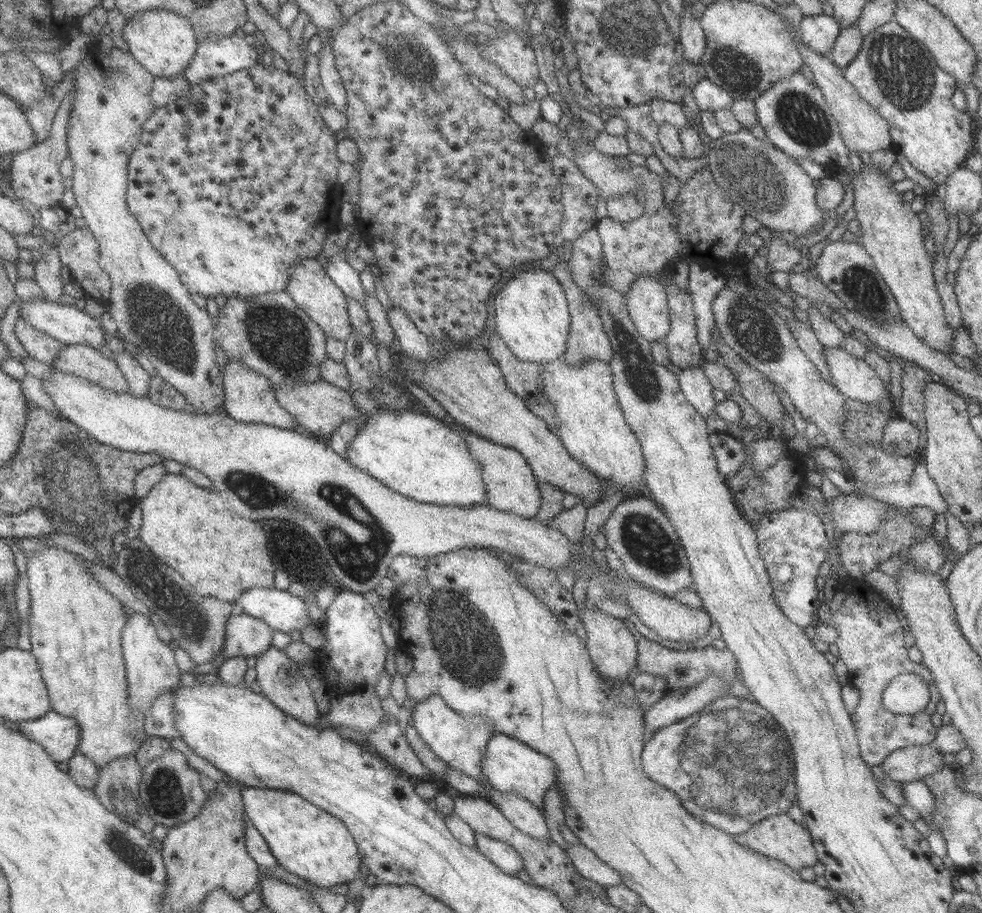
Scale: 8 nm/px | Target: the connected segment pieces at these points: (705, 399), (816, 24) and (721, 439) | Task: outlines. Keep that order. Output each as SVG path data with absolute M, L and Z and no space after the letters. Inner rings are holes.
M698 367L682 369L677 375L680 388L689 403L703 416L715 416L716 401L712 395L713 386L704 371Z
M825 13L804 16L798 29L801 39L816 52L829 55L841 26L832 15Z
M710 432L709 441L718 471L723 477L726 478L742 470L747 454L738 438L728 432Z

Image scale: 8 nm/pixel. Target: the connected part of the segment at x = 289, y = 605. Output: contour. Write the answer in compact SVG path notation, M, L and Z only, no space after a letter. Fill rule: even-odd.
M255 588L245 590L243 593L235 596L234 603L241 608L242 613L249 614L258 620L262 620L280 632L290 633L293 630L302 630L311 623L308 618L304 599L292 595L290 592L279 590L278 588Z

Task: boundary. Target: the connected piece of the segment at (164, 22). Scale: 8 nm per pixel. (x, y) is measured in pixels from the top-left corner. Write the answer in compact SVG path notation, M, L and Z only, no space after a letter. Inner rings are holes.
M154 9L144 11L126 20L121 36L128 44L129 52L152 76L171 77L182 75L197 49L196 31L190 21L172 11Z

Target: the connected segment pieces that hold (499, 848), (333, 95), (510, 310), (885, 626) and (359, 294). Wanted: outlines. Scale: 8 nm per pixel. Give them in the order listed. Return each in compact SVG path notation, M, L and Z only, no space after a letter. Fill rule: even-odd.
M476 833L475 839L477 850L496 864L502 872L517 875L520 870L524 869L520 852L512 845L482 833Z
M328 42L319 50L319 75L325 91L329 94L328 100L340 111L345 113L347 92L338 72L333 44Z
M536 266L519 270L512 278L504 283L504 287L494 296L494 322L496 333L507 347L523 361L531 363L552 362L564 356L570 332L571 317L566 293L558 279L551 271L539 269Z
M850 578L846 583L841 583L835 591L834 598L823 607L820 611L820 621L832 624L838 631L839 637L836 644L839 646L840 660L846 664L849 671L849 681L860 692L859 704L856 711L851 715L856 729L856 739L860 747L860 756L868 766L881 766L881 762L890 753L899 749L909 748L912 746L932 745L936 738L937 728L932 724L931 716L936 712L937 703L941 700L936 684L932 682L932 674L925 665L912 662L908 657L908 648L904 645L904 636L906 630L900 625L900 620L894 611L895 607L878 591L872 588L863 580ZM906 673L920 675L927 682L932 694L930 704L918 712L918 714L902 715L894 714L886 710L882 700L884 688L892 683L892 679Z
M343 255L332 256L326 262L326 272L346 296L361 302L363 306L367 292L361 285L360 275L348 264Z

